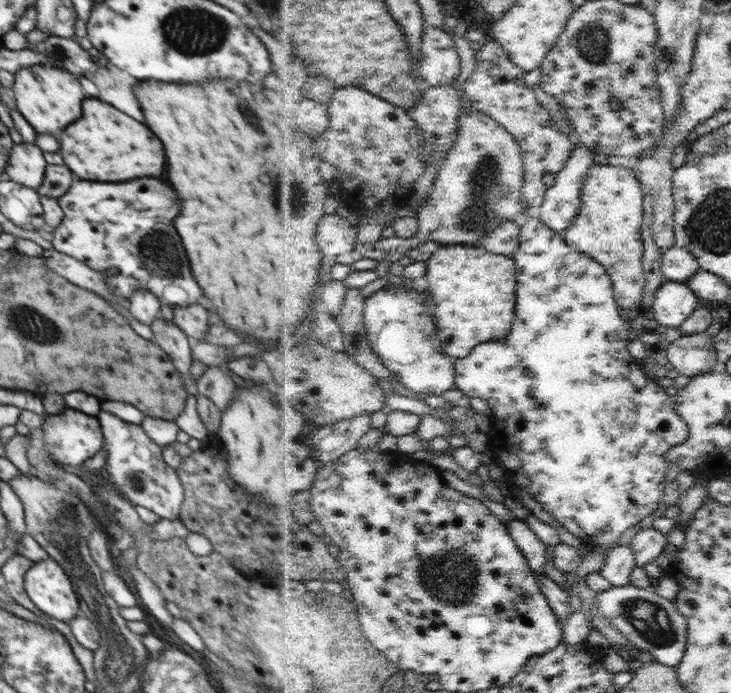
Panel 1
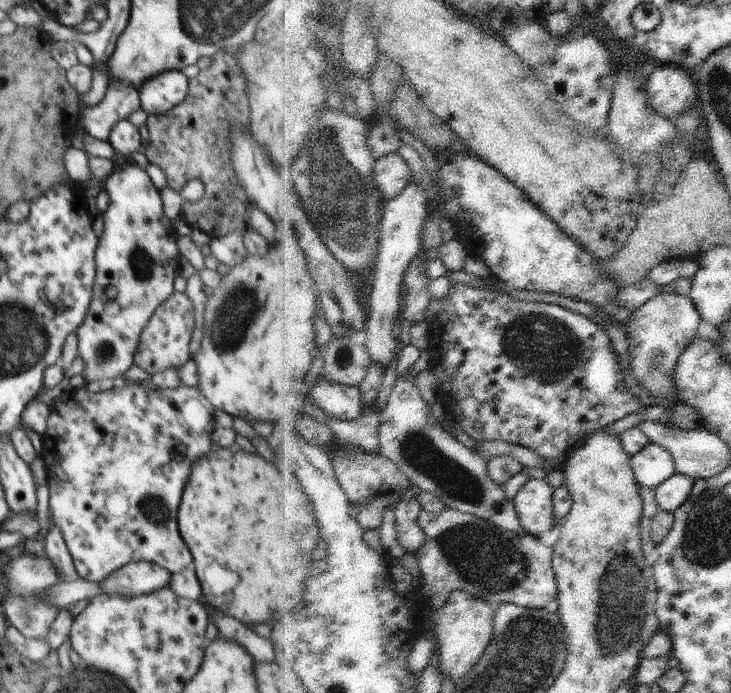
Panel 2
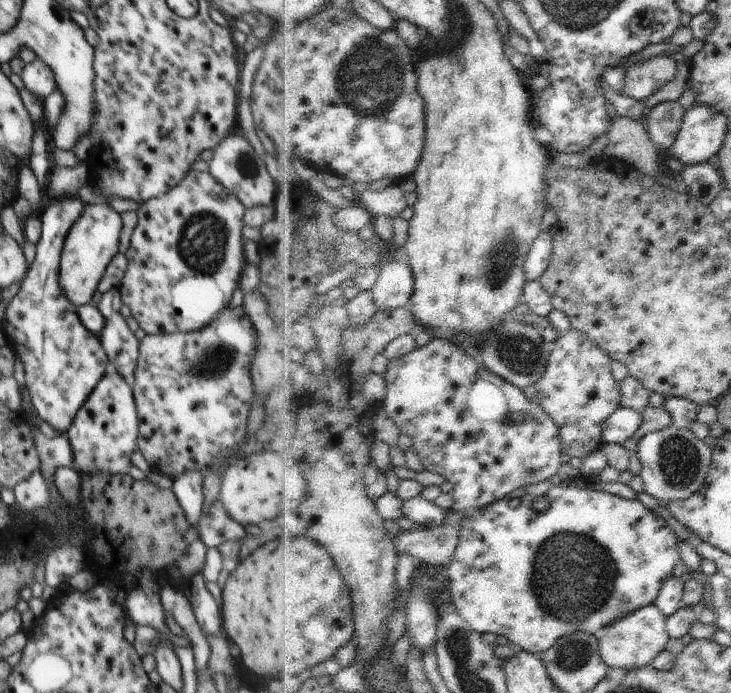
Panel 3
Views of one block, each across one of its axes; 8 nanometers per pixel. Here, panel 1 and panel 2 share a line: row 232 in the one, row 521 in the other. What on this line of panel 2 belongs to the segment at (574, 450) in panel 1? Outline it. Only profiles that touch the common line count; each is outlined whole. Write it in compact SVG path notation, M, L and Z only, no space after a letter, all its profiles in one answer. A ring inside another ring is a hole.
M533 478L522 490L520 490L519 495L513 500L514 505L520 513L523 527L528 533L532 533L534 536L538 537L542 536L542 534L546 534L546 532L550 532L550 530L554 530L557 523L562 526L560 521L557 522L555 516L557 507L555 503L556 489L557 488L554 488L550 482L546 482L544 479Z

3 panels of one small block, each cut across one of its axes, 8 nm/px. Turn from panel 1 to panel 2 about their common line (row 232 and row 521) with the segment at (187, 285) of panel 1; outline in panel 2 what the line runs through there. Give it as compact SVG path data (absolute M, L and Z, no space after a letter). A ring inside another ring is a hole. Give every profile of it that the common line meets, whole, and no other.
M139 381L118 382L111 389L99 393L87 393L85 387L69 388L53 400L50 409L47 418L47 429L41 436L41 440L44 442L44 450L40 456L45 462L45 470L47 471L47 484L50 493L49 514L51 514L55 526L62 533L80 578L100 582L132 561L156 563L165 568L170 574L183 571L188 564L192 564L192 554L190 554L188 546L184 544L184 540L182 540L182 536L178 532L176 516L178 516L178 506L180 506L180 500L182 500L184 486L186 486L188 476L192 472L192 464L200 456L206 456L215 444L210 437L210 434L217 427L214 421L215 406L205 398L201 390L198 387L186 385L175 389L162 389L149 382Z

